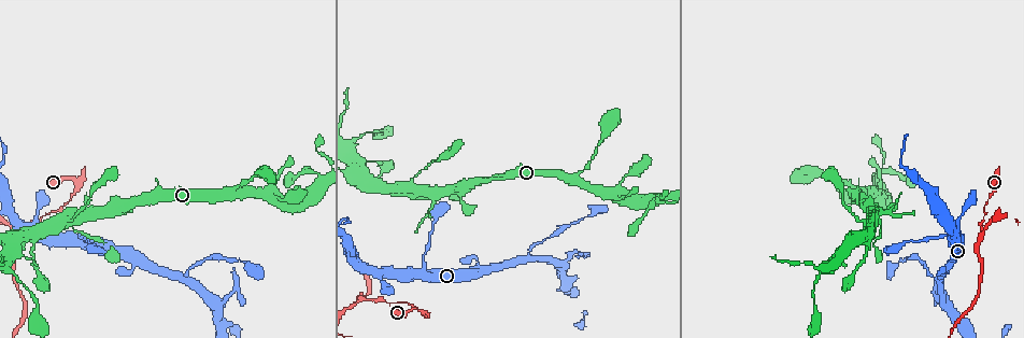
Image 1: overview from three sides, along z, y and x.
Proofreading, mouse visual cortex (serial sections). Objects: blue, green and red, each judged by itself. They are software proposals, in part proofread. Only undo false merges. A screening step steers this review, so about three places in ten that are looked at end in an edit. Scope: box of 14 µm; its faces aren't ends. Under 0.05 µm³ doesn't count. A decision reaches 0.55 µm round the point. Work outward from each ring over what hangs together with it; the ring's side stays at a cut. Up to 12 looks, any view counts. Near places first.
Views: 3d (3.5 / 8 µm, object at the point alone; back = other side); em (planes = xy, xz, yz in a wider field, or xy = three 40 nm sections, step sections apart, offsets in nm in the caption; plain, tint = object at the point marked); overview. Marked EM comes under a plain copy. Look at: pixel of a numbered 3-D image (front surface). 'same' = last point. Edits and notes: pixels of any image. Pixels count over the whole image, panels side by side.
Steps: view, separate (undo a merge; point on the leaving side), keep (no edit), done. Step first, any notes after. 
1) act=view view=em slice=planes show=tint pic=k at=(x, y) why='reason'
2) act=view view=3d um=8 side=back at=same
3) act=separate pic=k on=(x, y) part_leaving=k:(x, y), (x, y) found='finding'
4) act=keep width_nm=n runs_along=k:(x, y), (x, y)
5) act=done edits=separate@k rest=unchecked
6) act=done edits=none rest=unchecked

act=view view=3d um=3.5 pic=1 at=(68, 221) why='narrows sharply'

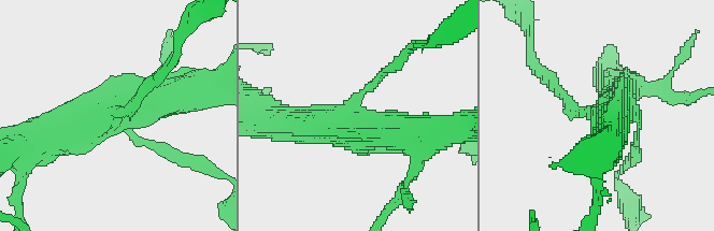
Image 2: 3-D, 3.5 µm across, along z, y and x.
act=view view=em slice=xy step=5 show=tint pic=2 at=(594, 108) arms=4 arm_widths_nm=100,150,500,500 why='now the EM'

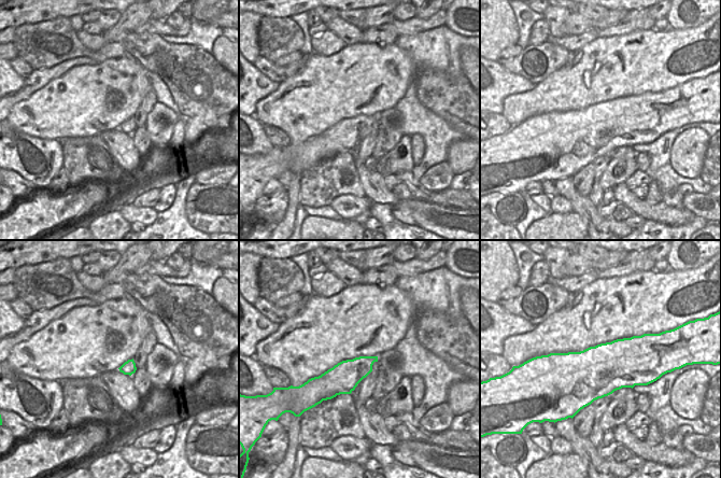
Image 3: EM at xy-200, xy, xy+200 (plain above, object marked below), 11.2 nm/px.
act=keep found='all the same cell'

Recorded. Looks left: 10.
act=view view=em slice=xy step=5 show=tint pic=1 at=(75, 240) why='thin arm on a thick one'

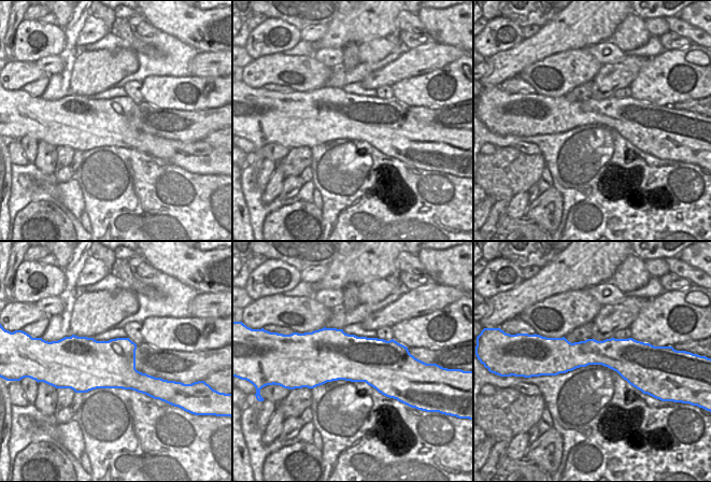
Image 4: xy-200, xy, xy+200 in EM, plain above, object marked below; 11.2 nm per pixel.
act=view view=3d um=3.5 at=same

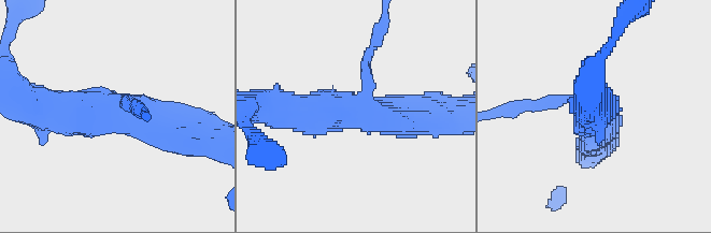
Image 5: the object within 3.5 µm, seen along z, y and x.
act=keep arms=3 arm_widths_nm=150,450,600 runs_along=5:(181, 132), (138, 108), (41, 105) found='continuous, no second cell'

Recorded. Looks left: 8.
act=view view=3d um=3.5 pic=1 at=(936, 277) why='three-way junction'

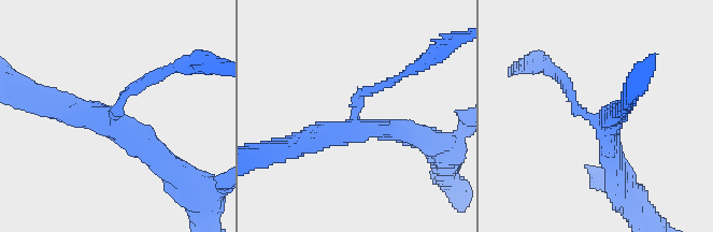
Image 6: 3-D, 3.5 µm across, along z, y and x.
act=view view=em slice=xy step=1 show=tint pic=6 at=(113, 119) arms=3 arm_widths_nm=150,250,300

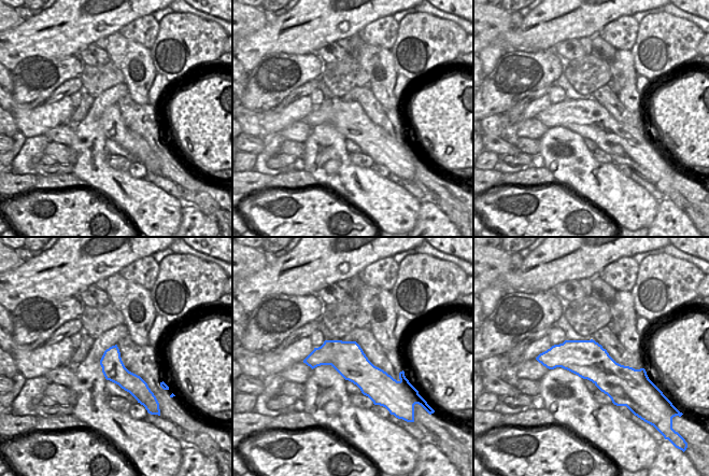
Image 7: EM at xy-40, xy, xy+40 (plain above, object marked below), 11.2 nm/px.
act=keep runs_along=7:(308, 360), (393, 381) found='continuous, no second cell'

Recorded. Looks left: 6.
act=view view=3d um=8 side=back pic=1 at=(76, 189) why='abrupt turn'

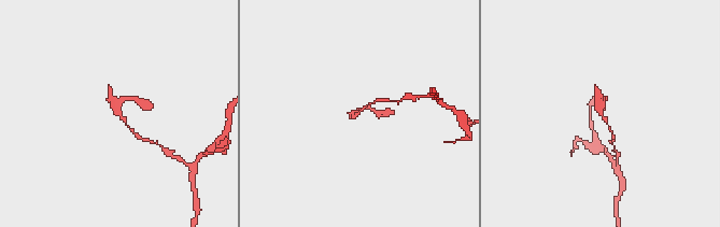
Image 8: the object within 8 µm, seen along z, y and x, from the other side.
act=view view=em slice=xy step=1 show=tint pic=8 at=(117, 110)

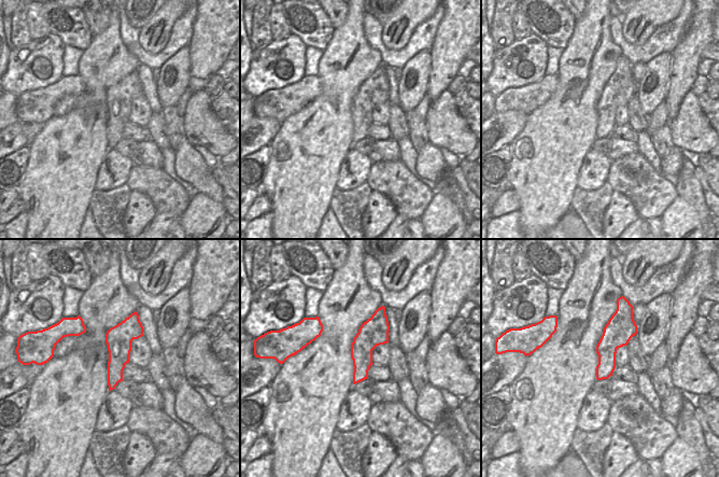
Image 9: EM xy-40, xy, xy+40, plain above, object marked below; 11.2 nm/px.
act=keep runs_along=8:(600, 99), (611, 133) found='one cell here'

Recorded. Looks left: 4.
act=view view=3d um=8 side=back pic=1 at=(981, 232) why='three-way junction'

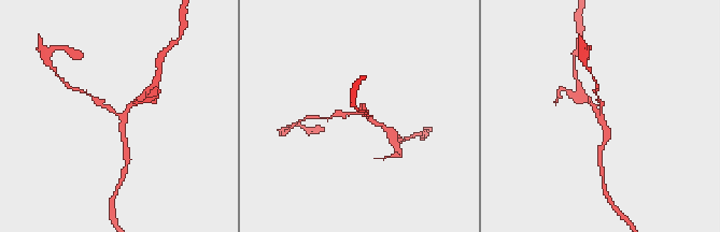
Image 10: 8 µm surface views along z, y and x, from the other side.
act=view view=em slice=xy step=1 show=tint pic=10 at=(601, 114) arms=3 arm_widths_nm=100,200,200

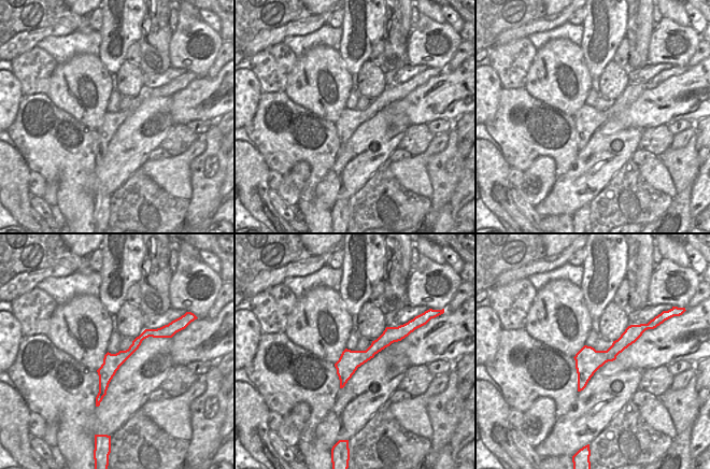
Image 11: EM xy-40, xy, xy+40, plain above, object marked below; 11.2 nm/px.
act=keep runs_along=11:(156, 335), (145, 334), (105, 372), (99, 397) found='continuous, no second cell'

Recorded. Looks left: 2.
act=done edits=none rest=unchecked

